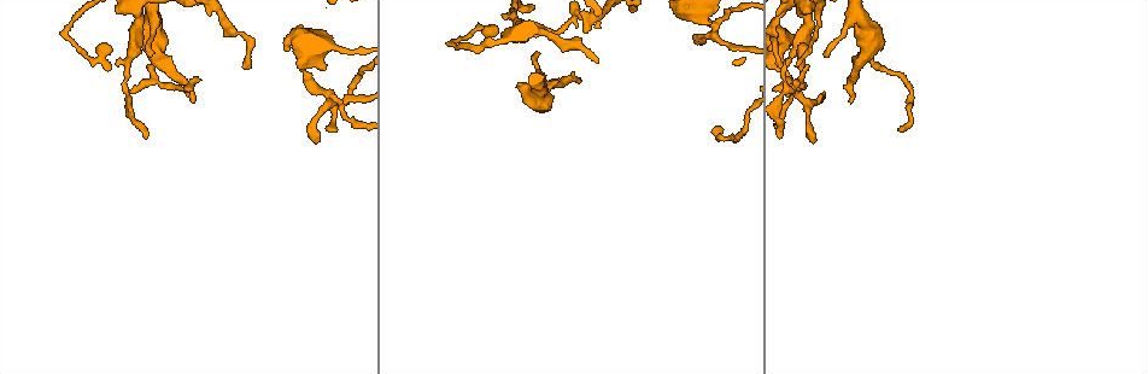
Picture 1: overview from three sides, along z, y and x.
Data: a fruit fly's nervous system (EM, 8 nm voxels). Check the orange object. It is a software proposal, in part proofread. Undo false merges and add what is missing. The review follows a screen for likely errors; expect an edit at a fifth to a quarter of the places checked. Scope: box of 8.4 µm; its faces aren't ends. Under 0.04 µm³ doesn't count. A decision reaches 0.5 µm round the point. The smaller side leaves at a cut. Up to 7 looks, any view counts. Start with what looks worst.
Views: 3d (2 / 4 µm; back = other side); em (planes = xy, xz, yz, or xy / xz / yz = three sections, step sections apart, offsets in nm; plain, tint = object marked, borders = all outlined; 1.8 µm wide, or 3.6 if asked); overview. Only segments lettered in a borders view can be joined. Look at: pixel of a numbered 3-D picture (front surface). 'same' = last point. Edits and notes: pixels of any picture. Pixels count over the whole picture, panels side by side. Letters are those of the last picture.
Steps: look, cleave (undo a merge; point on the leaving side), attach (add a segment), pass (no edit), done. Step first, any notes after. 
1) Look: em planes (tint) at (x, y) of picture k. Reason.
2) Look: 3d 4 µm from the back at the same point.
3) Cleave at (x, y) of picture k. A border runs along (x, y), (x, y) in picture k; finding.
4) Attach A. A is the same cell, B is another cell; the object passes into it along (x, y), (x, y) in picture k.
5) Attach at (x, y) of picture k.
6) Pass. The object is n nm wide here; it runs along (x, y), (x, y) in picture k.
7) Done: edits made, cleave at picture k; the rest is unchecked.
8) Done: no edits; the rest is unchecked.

Look: em xy step 4 (tint) at (191, 101) of picture 1. Free end.

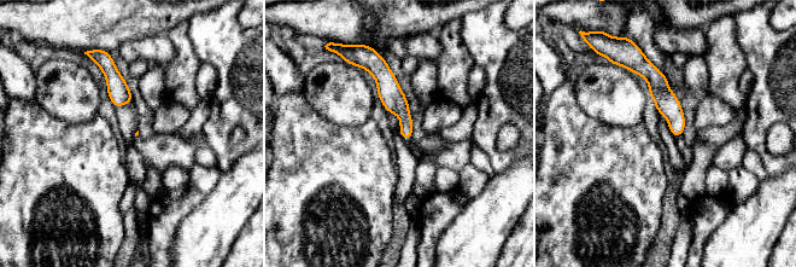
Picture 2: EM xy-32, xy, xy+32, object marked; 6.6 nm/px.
Look: em planes (borders) at the same point.

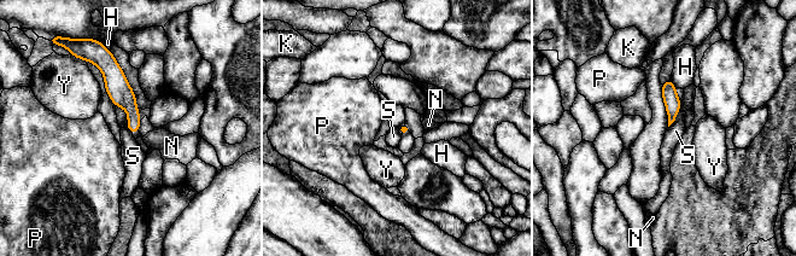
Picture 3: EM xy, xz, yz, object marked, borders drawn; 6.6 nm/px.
Attach N. N is the same cell, H, K, P, S and Y are other cells; the object passes into it along (123, 97), (135, 132), (170, 145) in picture 3; it goes on there.

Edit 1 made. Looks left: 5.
Look: em planes (tint) at (815, 140) of picture 1. Branch stops here.

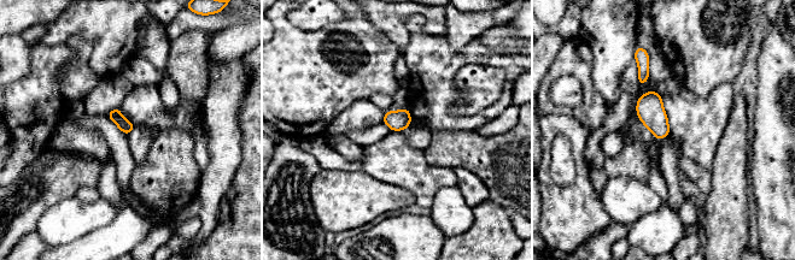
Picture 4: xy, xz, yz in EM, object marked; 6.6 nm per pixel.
Look: em planes (borders) at the same point.

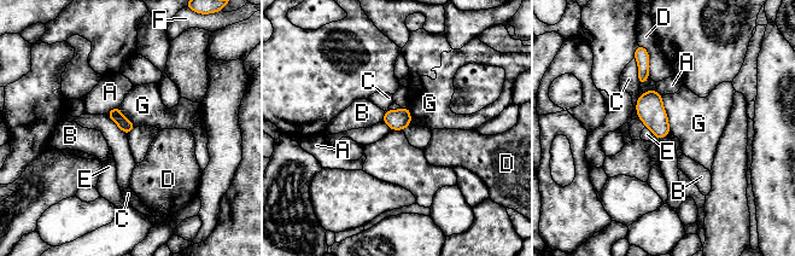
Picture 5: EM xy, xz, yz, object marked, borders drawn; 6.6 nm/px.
Pass. A, B, C, D, E, F and G are other cells; a border runs along (660, 96), (670, 131) in picture 5; no lettered segment goes on from it.

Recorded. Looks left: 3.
Look: 3d 4 µm at (795, 52) of picture 1. Sharp bend.

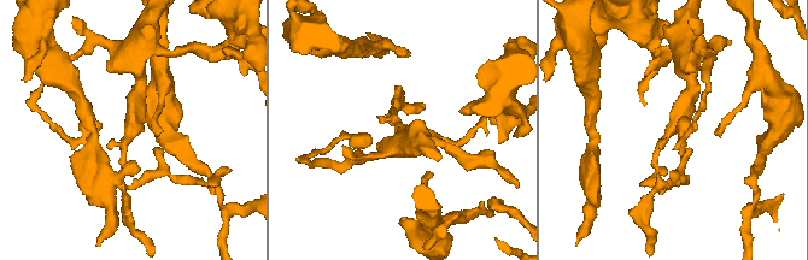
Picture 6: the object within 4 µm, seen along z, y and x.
Look: em 3.6 µm planes (borders) at (403, 128) of picture 6. Now the EM.

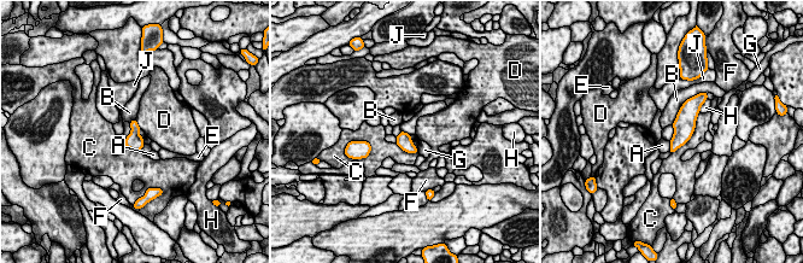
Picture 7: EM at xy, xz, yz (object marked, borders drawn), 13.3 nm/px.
Pass. A, B, C, D, E, F, G, H and J are other cells; a border runs along (135, 120), (140, 128) in picture 7; all the same neuron.

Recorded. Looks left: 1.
Done: edits made, attach at picture 3; the rest is unchecked.

